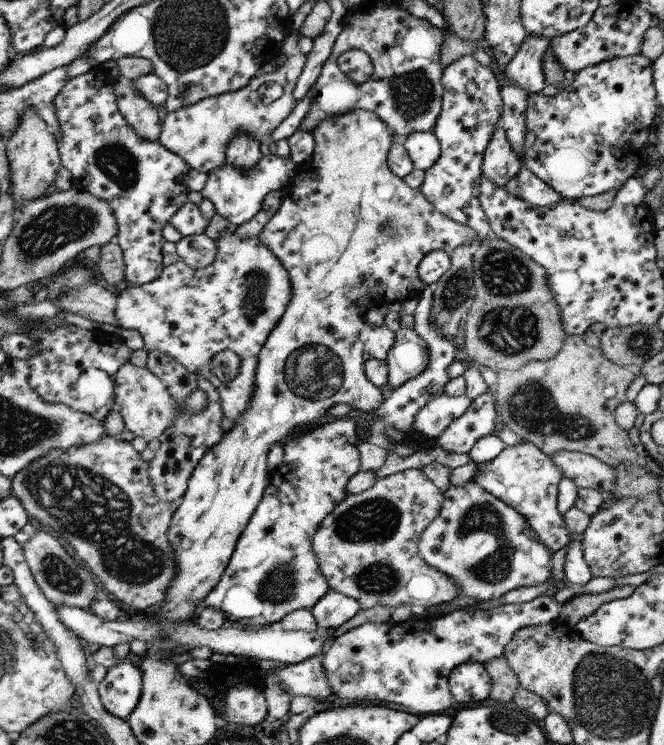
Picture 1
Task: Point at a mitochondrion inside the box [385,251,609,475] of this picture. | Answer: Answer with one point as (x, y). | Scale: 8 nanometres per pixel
(530, 404)

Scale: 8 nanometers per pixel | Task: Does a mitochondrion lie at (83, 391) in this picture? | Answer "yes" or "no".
no

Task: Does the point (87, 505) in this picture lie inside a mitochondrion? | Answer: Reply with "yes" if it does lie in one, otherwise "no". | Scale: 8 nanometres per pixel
yes

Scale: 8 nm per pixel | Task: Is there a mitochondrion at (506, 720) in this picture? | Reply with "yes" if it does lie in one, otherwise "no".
yes

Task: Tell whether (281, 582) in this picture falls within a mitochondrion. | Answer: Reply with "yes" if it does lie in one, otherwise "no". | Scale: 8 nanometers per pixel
yes

